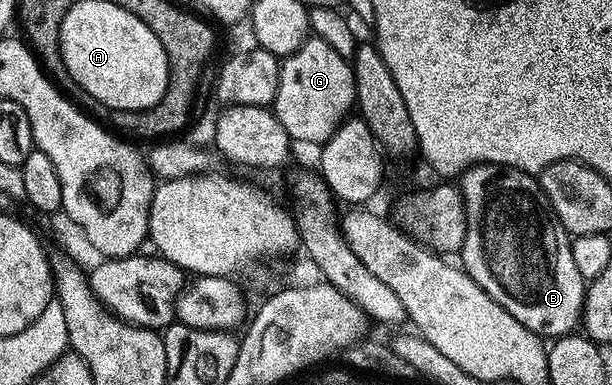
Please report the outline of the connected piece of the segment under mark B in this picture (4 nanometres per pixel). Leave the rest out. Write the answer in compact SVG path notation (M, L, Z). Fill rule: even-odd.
M470 165L460 176L460 190L467 220L474 221L482 211L479 228L469 228L469 246L482 243L491 277L518 302L512 307L514 316L546 337L571 334L582 319L587 284L572 259L571 236L546 200L541 182L528 171Z

